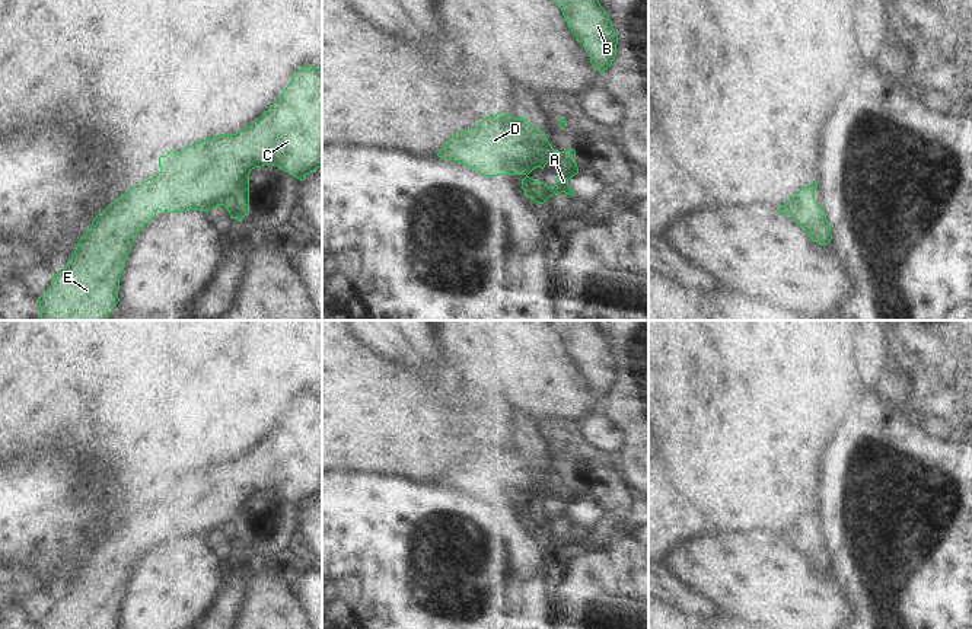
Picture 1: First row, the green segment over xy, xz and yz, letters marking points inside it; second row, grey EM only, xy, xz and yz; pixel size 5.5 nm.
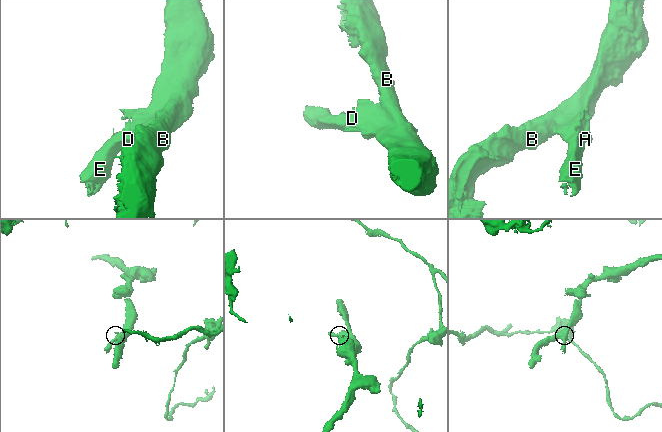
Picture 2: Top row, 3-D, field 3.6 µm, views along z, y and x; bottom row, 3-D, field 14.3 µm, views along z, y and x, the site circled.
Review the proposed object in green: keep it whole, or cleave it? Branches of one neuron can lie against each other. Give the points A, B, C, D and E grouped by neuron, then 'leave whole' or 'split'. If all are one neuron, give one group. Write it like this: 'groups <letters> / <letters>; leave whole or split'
groups A B C D E; leave whole

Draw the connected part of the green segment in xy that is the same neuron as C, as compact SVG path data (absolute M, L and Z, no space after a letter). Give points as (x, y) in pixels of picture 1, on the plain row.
M302 393L278 427L252 451L159 483L160 498L111 529L79 566L66 594L52 603L39 629L118 629L119 604L131 571L156 539L210 537L224 531L230 545L249 540L249 499L271 491L303 507L322 492L322 396Z

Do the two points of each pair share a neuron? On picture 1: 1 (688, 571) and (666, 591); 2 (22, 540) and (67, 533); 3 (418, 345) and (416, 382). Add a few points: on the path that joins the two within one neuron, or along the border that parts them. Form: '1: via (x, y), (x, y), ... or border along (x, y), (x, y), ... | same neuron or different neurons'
1: border along (665, 564), (675, 588) | different neurons
2: via (34, 533), (56, 533) | same neuron
3: border along (385, 357), (418, 369), (436, 369), (449, 379) | different neurons

